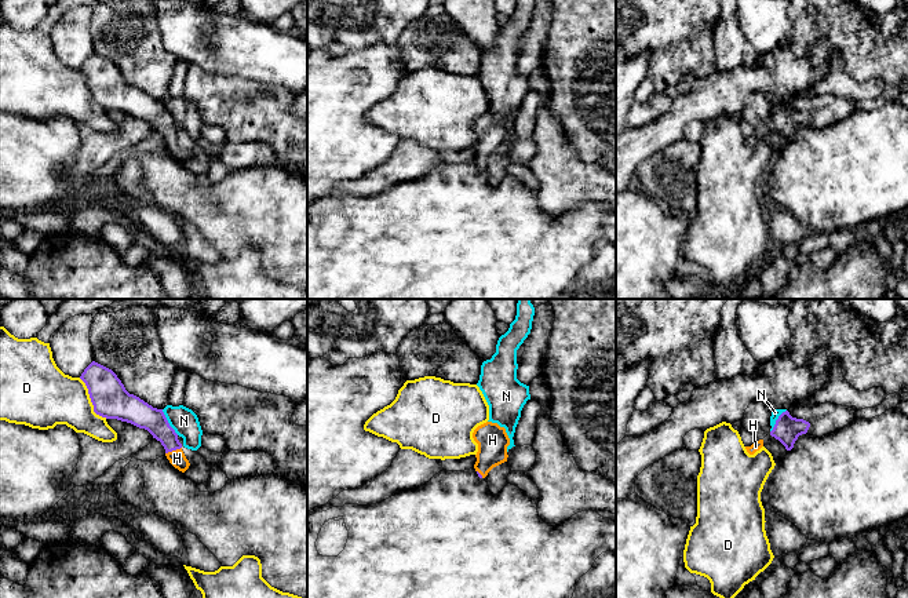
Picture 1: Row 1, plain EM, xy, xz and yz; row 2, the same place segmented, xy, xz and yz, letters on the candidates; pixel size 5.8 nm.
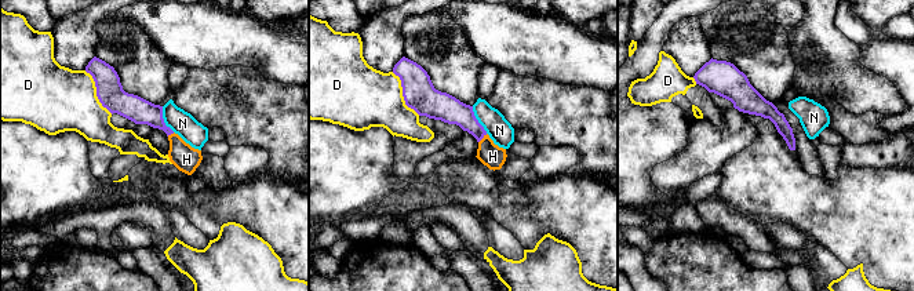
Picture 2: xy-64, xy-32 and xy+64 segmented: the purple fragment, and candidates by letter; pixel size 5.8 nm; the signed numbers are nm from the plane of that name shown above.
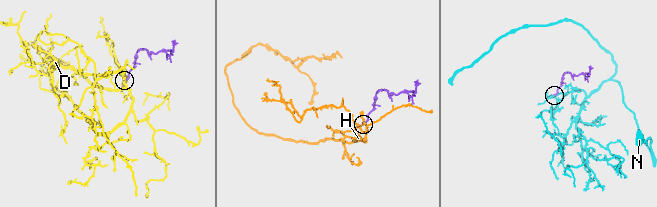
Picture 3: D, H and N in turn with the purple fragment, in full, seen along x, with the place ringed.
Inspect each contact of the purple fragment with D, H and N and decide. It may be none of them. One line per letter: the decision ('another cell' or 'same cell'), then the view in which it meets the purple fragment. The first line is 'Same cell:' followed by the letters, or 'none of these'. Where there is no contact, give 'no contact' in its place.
Same cell: H
D: another cell; meets purple in xy
H: same cell; meets purple in xy
N: another cell; meets purple in xy

